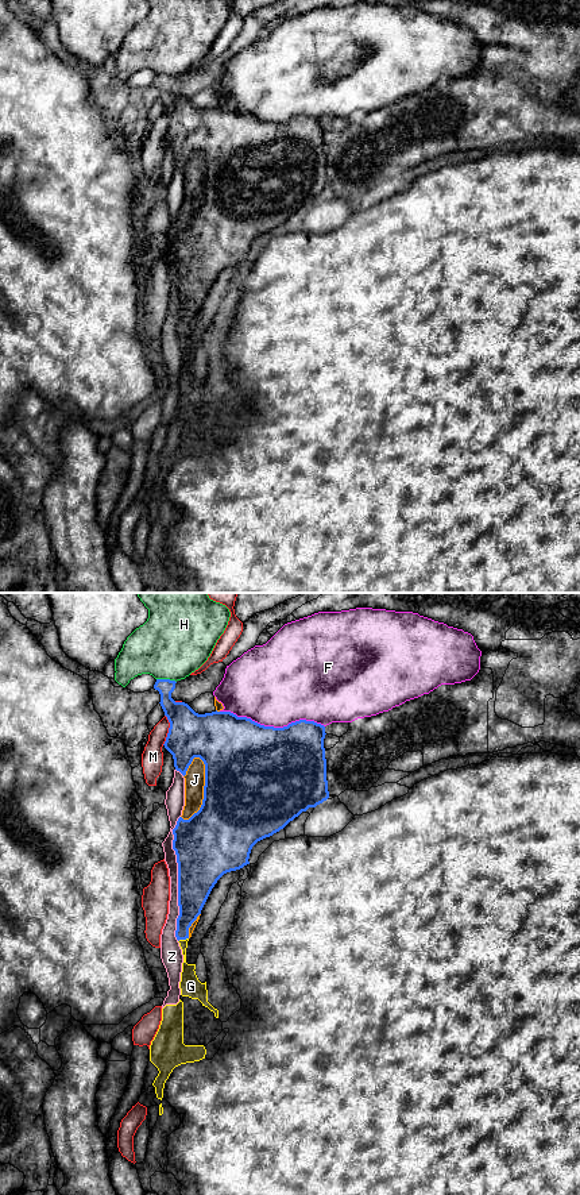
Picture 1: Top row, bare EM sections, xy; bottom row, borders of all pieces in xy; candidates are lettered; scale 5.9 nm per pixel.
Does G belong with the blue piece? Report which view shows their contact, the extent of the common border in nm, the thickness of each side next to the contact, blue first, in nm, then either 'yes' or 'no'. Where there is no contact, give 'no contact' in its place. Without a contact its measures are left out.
contact in xy; length 70 nm; calibres 160 and 100 nm; no

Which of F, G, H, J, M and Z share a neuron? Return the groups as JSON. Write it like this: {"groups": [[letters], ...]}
{"groups": [["F"], ["G", "J"], ["H"], ["M"], ["Z"]]}

